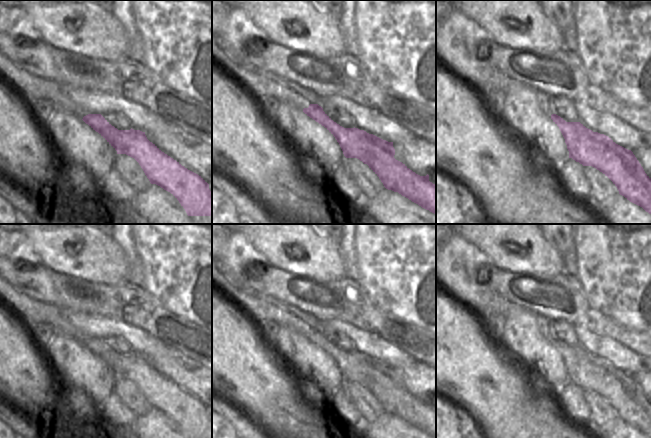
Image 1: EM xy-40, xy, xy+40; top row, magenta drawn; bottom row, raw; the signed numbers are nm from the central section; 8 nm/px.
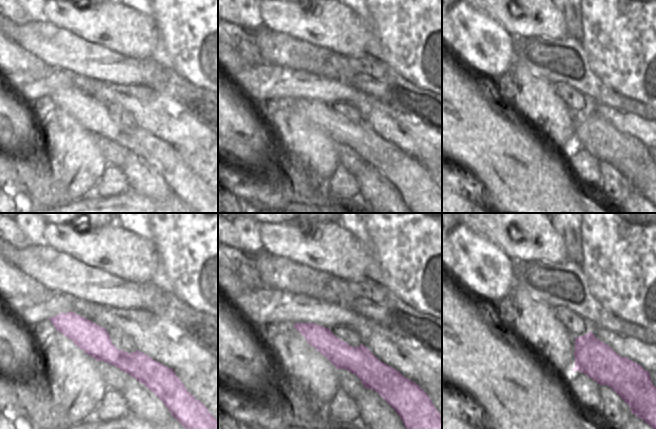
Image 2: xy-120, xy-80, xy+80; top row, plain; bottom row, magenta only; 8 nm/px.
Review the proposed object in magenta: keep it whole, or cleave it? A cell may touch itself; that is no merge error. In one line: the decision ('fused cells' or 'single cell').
fused cells

